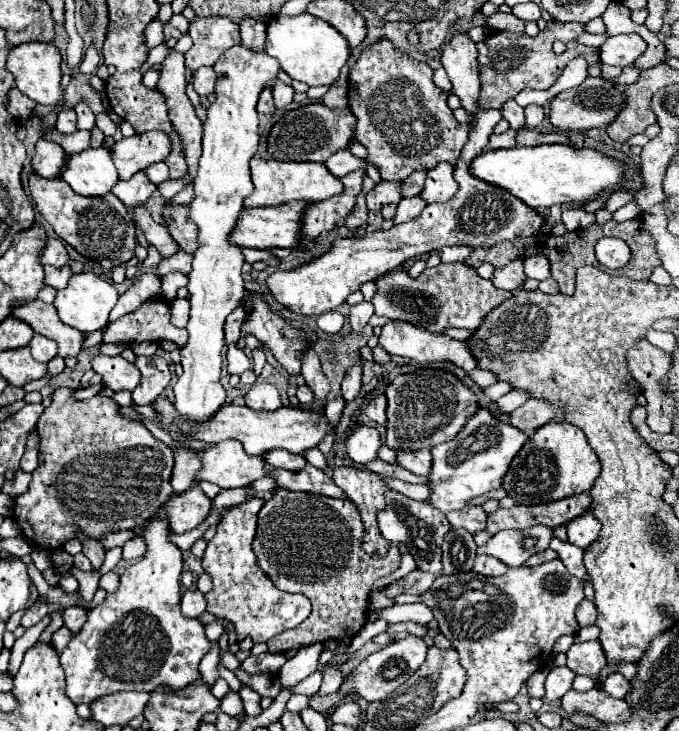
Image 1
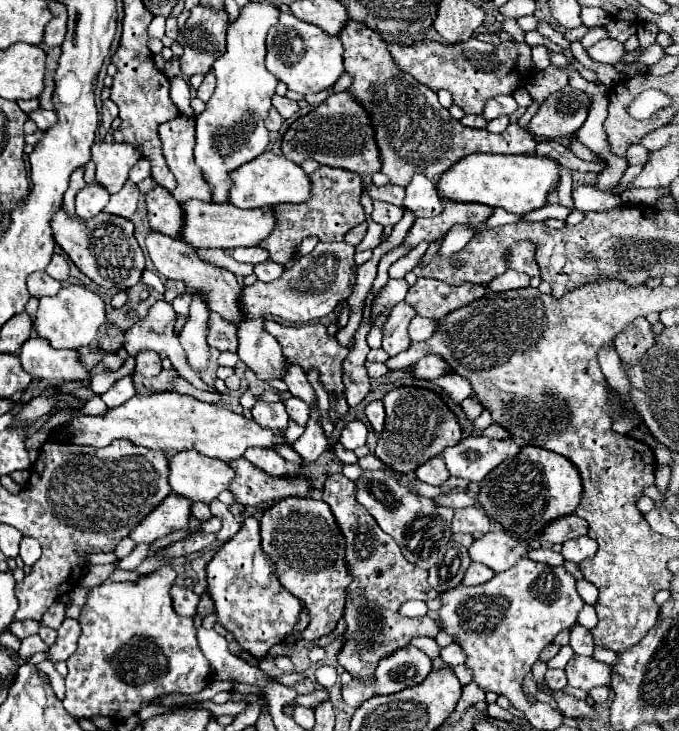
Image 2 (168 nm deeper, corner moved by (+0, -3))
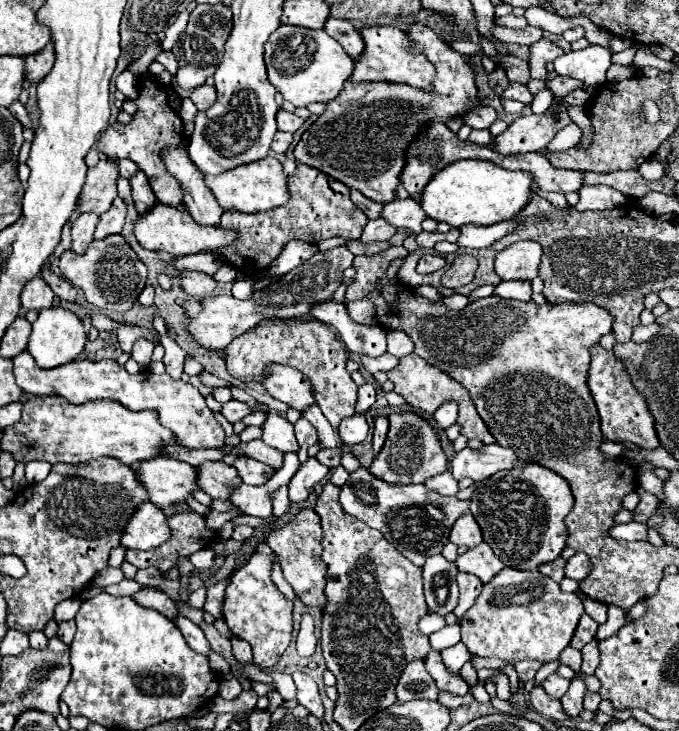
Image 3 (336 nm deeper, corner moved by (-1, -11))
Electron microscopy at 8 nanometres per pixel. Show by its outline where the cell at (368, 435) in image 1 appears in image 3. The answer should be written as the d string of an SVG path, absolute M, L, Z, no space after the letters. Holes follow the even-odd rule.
M356 413L356 415L348 417L348 419L344 419L344 423L340 423L338 433L340 433L342 443L352 447L352 445L358 445L358 443L362 443L366 439L366 435L368 435L368 423L366 423L364 415Z

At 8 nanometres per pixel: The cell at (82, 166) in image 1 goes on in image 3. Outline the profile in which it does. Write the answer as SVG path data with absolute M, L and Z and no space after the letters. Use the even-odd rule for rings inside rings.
M82 213L74 223L72 223L72 251L84 253L88 243L92 241L94 229L98 225L98 215L96 213Z

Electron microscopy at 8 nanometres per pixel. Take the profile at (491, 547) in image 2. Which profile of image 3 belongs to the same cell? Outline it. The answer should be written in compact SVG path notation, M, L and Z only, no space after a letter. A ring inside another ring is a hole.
M480 543L480 545L468 549L466 553L462 553L456 559L456 565L460 571L474 573L476 577L480 577L482 583L488 583L492 577L496 577L504 569L504 563L500 559L496 559L496 555L488 543Z

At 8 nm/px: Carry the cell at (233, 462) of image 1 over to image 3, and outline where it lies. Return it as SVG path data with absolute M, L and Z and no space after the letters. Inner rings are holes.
M156 457L140 463L136 471L144 487L148 487L150 501L158 507L184 503L194 497L194 491L200 491L198 469L184 461Z

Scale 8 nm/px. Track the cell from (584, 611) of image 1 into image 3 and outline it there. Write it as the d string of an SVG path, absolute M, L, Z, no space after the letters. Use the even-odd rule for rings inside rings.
M590 641L582 649L582 671L586 675L594 675L596 667L598 667L598 643Z

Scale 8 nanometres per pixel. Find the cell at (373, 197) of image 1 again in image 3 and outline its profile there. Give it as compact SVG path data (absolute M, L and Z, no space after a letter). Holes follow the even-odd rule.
M374 219L364 227L364 233L360 237L360 241L370 243L370 241L388 241L390 237L394 237L398 233L396 227L392 227L386 219Z

